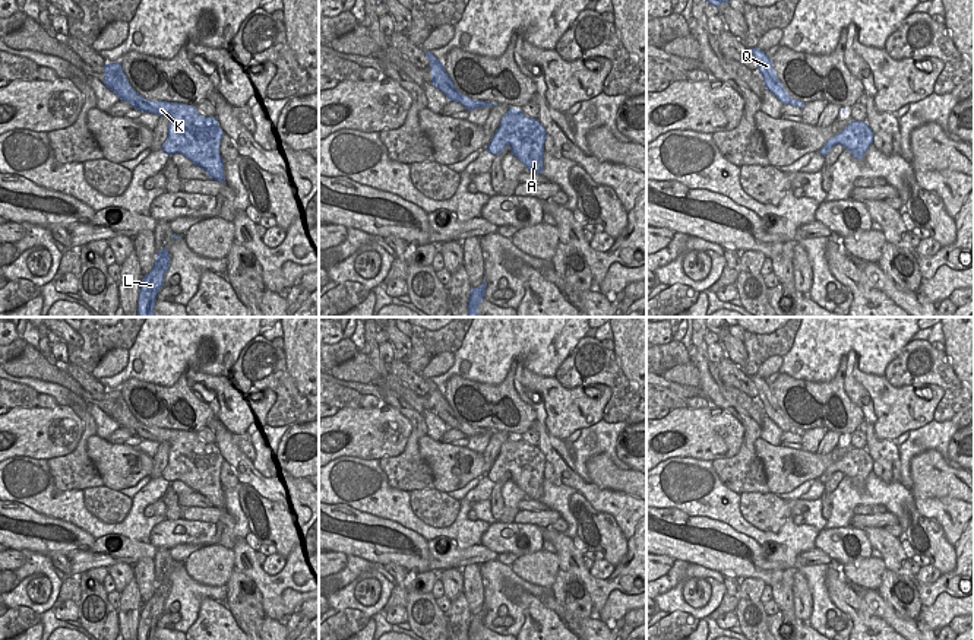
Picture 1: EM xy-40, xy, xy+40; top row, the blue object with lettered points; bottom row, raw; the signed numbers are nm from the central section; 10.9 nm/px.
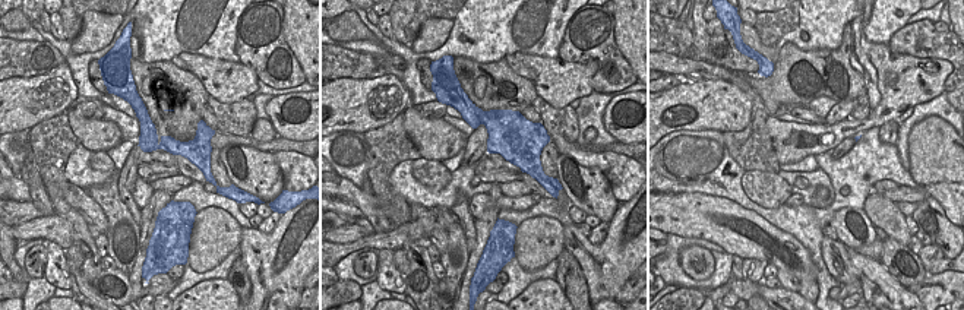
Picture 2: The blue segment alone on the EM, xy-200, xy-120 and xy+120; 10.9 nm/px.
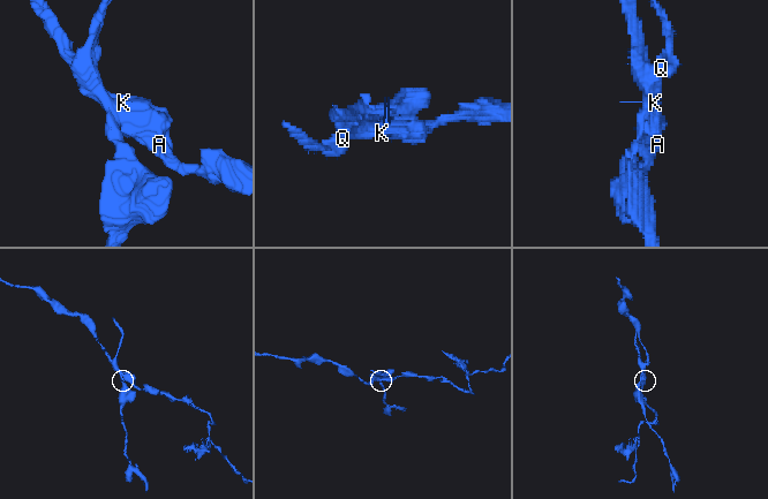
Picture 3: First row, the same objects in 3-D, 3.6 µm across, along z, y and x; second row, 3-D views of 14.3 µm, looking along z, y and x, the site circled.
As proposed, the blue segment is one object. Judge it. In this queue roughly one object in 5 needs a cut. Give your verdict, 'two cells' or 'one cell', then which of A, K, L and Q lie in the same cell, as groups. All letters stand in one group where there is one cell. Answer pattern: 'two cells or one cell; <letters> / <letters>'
two cells; A K Q / L

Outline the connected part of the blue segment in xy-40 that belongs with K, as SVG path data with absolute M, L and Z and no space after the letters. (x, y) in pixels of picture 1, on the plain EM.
M126 402L116 403L111 415L118 425L133 430L139 438L170 444L168 463L161 478L167 482L181 481L205 497L211 507L225 508L219 482L224 459L215 444L200 443L196 434L186 431L145 427L130 414Z

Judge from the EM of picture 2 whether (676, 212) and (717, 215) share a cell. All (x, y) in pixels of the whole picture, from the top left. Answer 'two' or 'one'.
one

